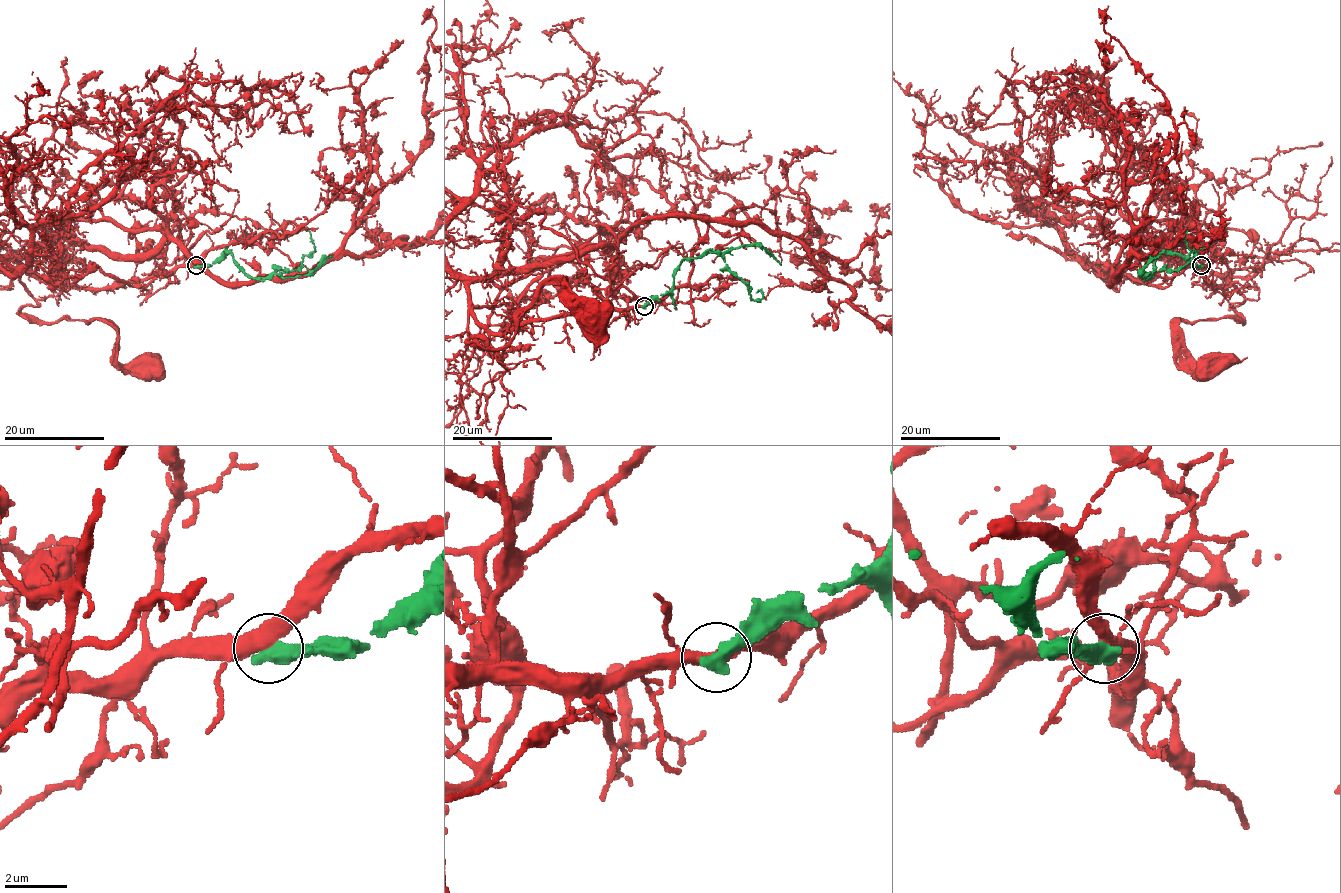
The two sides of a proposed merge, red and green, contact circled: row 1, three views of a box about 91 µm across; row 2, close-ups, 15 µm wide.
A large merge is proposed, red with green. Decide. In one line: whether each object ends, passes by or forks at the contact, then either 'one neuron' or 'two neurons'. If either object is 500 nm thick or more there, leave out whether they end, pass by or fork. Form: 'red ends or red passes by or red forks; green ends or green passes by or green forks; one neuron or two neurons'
two neurons

